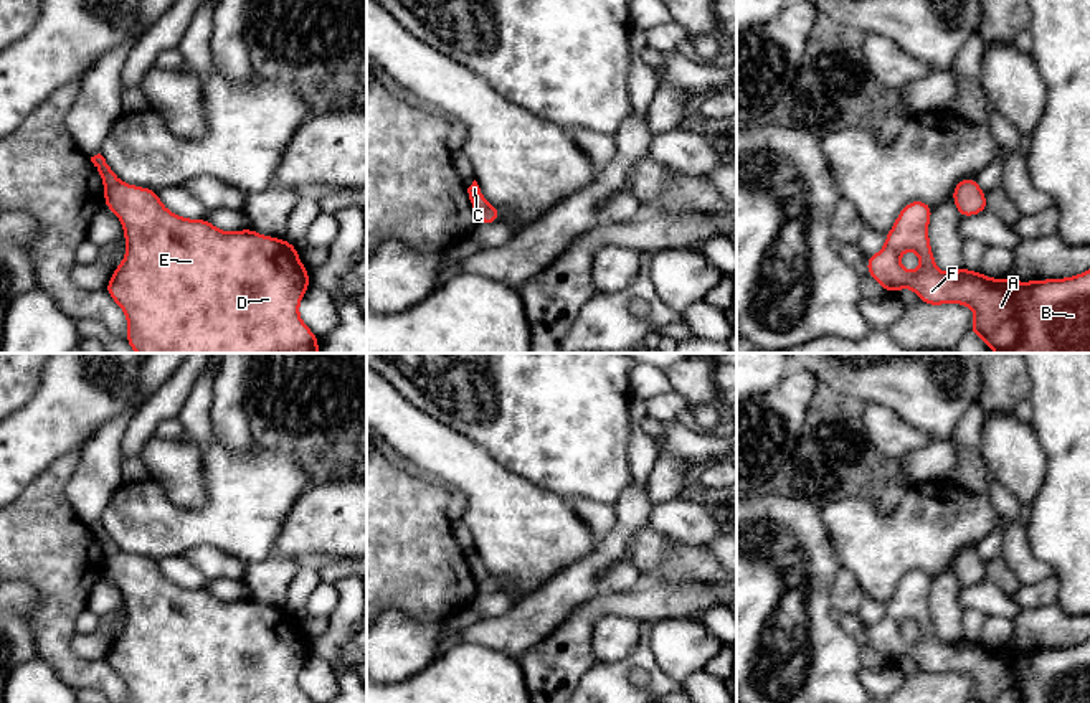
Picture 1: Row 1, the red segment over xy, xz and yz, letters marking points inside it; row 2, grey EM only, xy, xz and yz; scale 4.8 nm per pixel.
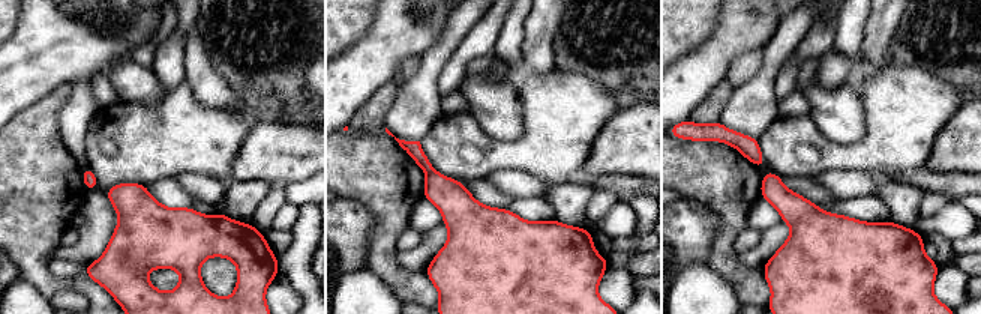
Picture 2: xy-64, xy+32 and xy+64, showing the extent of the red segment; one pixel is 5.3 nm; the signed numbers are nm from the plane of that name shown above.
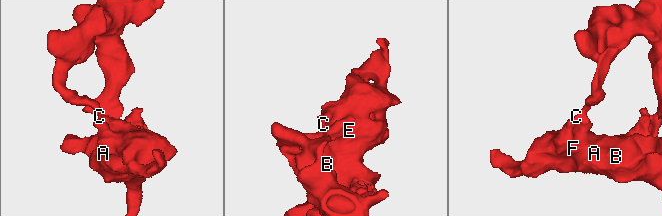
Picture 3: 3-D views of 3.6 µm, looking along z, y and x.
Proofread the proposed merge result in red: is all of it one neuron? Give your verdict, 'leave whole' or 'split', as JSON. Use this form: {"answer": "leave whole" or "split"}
{"answer": "split"}

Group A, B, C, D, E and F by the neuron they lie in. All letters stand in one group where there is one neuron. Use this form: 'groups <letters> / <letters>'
groups A B D E F / C

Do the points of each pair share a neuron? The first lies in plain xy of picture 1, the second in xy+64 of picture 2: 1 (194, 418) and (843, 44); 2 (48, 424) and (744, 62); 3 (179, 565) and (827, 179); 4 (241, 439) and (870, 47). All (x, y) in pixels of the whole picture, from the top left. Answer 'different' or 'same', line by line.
1: same
2: different
3: different
4: same

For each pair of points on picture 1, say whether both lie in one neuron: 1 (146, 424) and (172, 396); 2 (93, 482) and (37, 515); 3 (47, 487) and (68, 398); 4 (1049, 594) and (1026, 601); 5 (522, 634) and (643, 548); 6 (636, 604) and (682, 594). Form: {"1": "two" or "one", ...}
{"1": "one", "2": "two", "3": "two", "4": "one", "5": "two", "6": "one"}

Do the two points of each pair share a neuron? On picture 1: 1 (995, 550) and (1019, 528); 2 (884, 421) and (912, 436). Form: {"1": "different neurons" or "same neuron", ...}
{"1": "different neurons", "2": "same neuron"}

